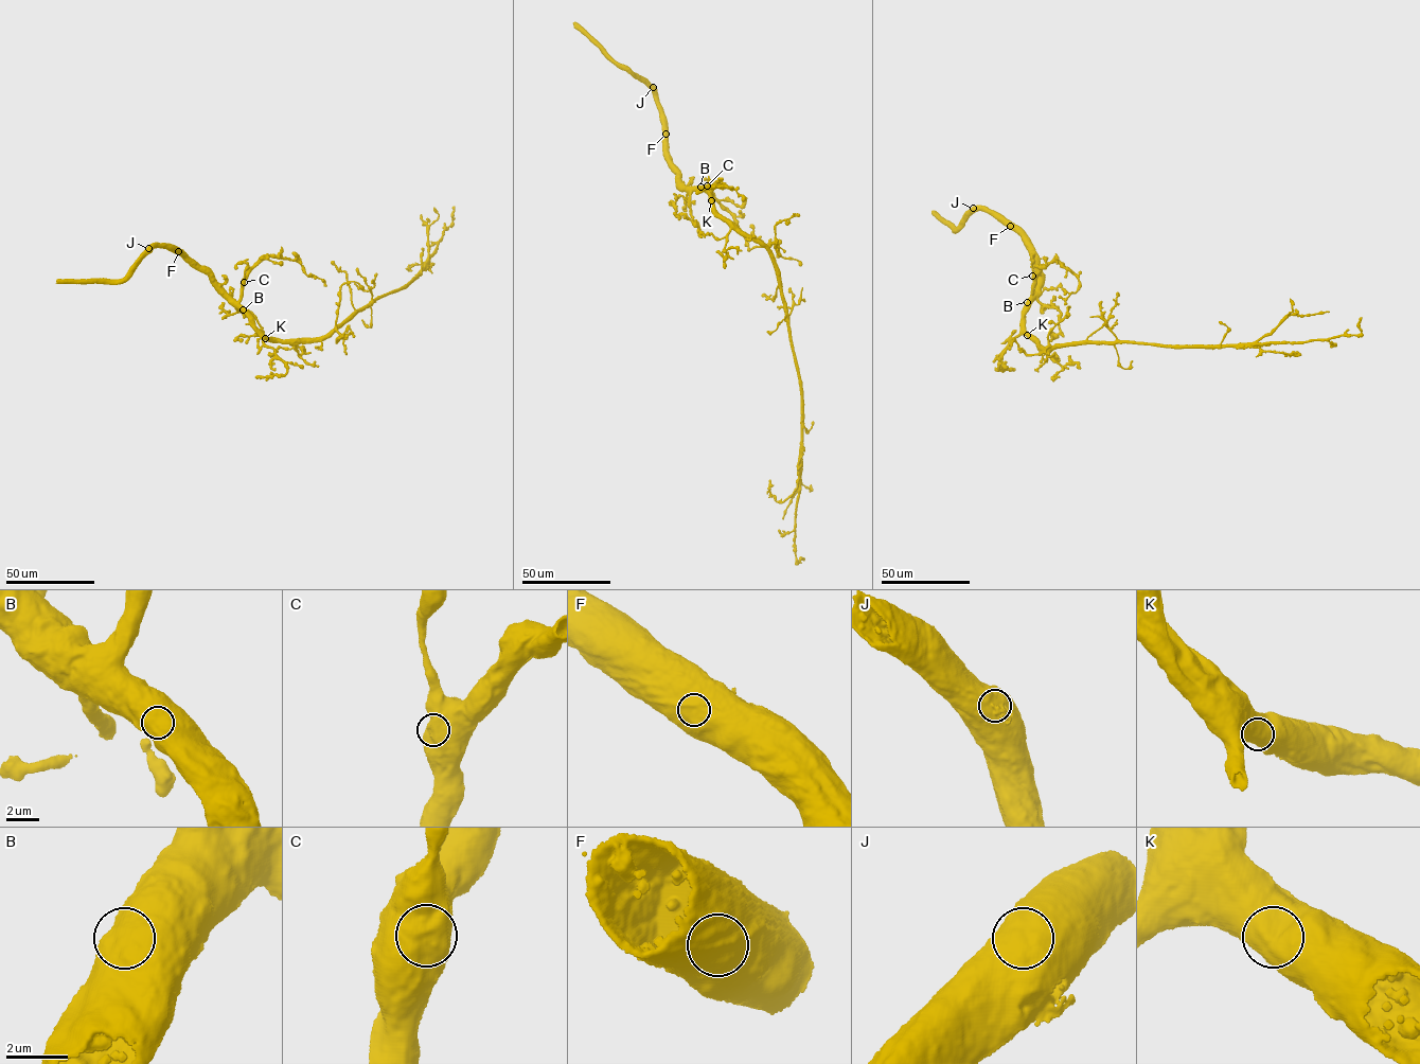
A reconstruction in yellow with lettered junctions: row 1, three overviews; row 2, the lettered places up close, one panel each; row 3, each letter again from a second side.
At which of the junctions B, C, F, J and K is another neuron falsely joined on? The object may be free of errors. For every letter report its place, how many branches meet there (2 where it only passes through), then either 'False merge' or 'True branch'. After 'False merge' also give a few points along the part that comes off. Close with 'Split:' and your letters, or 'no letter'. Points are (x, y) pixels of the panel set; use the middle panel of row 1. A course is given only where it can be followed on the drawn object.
B: Place: (700, 187). Branches: 1. True branch
C: Place: (707, 185). Branches: 1. True branch
F: Place: (666, 134). Branches: 1. True branch
J: Place: (653, 87). Branches: 1. True branch
K: Place: (711, 200). Branches: 1. True branch
Split: no letter

